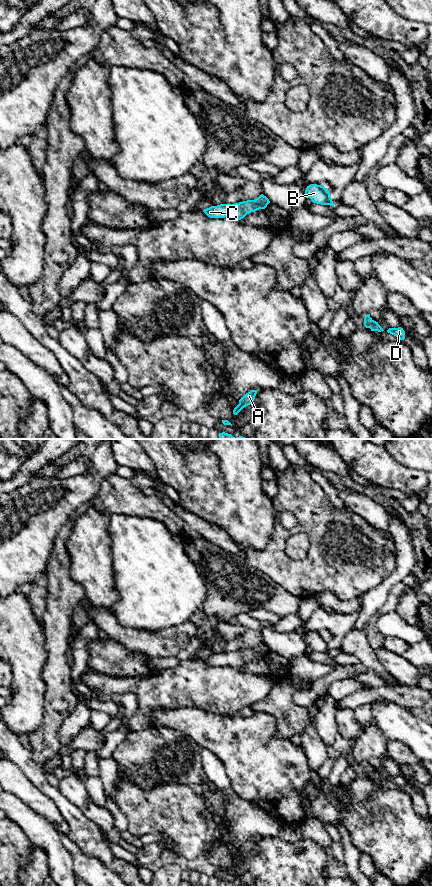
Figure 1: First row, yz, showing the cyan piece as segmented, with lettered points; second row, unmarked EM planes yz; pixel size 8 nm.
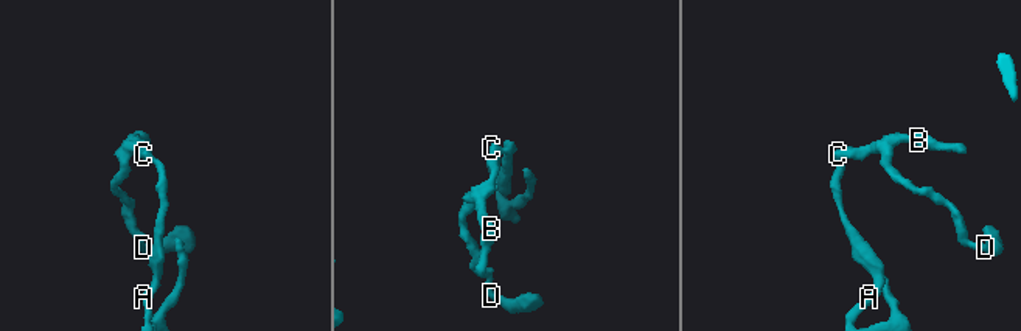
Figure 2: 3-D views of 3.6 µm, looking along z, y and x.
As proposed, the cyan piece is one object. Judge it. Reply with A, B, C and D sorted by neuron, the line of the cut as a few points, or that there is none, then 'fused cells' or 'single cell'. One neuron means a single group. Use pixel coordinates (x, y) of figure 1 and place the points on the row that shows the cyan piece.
A B C D | no cut | single cell

